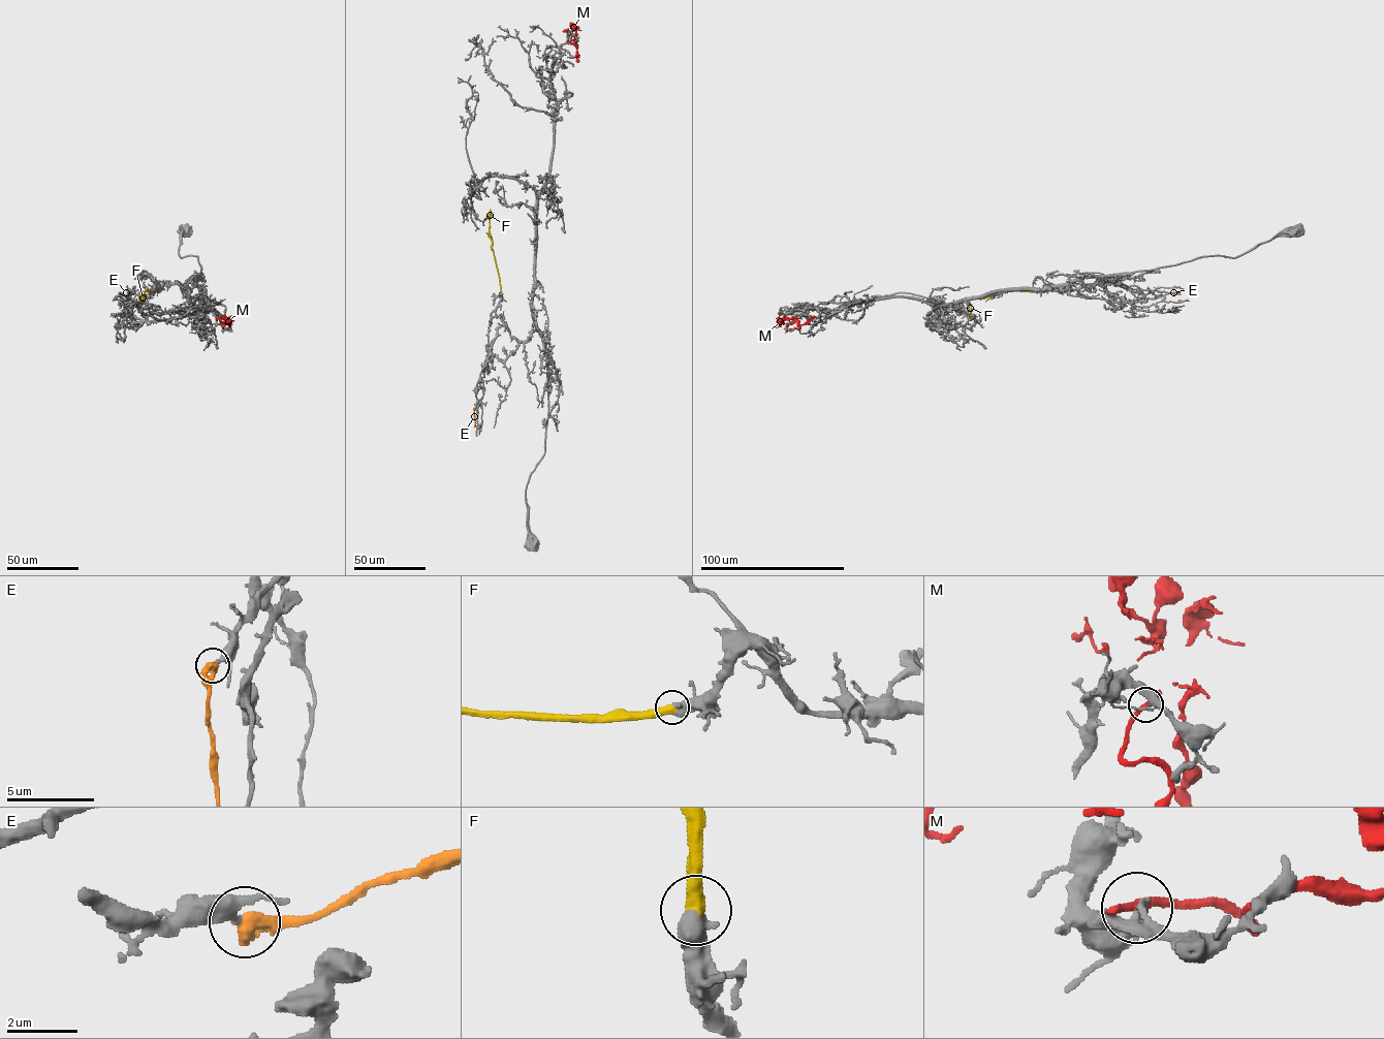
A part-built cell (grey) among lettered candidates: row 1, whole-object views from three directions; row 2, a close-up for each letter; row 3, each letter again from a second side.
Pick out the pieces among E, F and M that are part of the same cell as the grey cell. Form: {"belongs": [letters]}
{"belongs": ["F"]}

